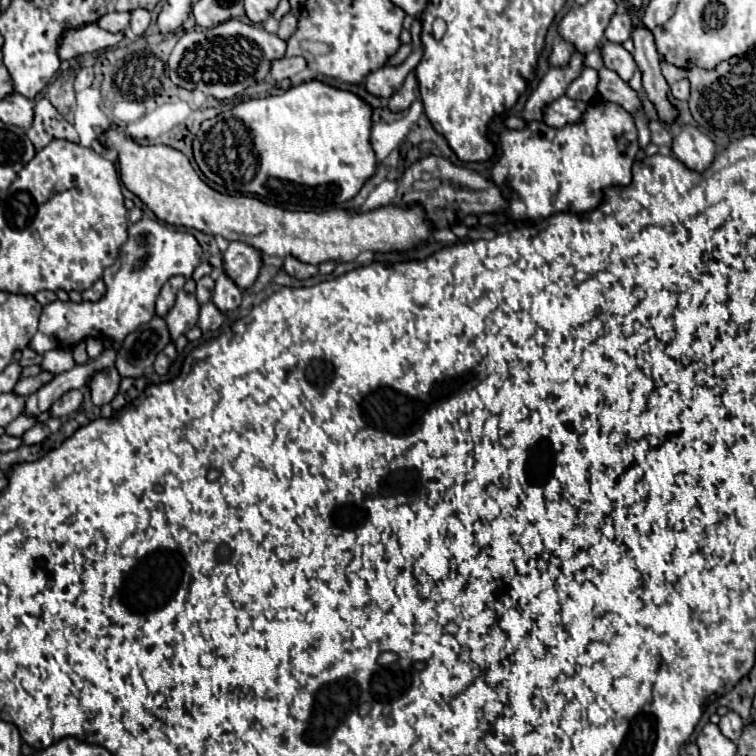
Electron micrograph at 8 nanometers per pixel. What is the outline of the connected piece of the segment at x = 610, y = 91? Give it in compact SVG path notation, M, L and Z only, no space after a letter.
M600 68L598 70L600 82L598 82L598 96L602 96L608 102L616 102L628 112L636 112L640 108L640 100L636 90L632 90L614 70Z

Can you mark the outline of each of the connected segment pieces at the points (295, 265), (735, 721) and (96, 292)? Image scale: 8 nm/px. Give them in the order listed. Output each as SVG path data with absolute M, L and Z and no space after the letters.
M286 256L286 258L284 258L284 270L286 270L290 276L300 278L300 280L318 274L318 266L314 266L314 264L306 264L306 262L300 262L300 260L294 258L294 256Z
M728 712L728 714L724 714L722 718L720 718L720 730L722 730L722 734L726 736L726 738L730 738L732 742L736 742L738 740L738 736L742 734L742 728L744 728L744 724L742 724L742 718L736 714L736 712Z
M96 280L88 290L82 292L82 298L94 302L94 300L98 300L102 294L104 294L104 282L102 282L102 280Z

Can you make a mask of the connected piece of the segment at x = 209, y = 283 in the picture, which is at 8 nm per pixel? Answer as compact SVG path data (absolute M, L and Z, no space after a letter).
M204 276L196 282L196 296L200 304L206 304L212 298L212 290L214 290L214 280L212 276Z

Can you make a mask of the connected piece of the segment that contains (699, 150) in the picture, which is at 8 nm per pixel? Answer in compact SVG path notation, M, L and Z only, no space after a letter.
M686 124L686 126L682 126L680 134L676 134L672 138L672 154L678 160L682 160L690 170L704 172L714 160L716 146L696 126Z

